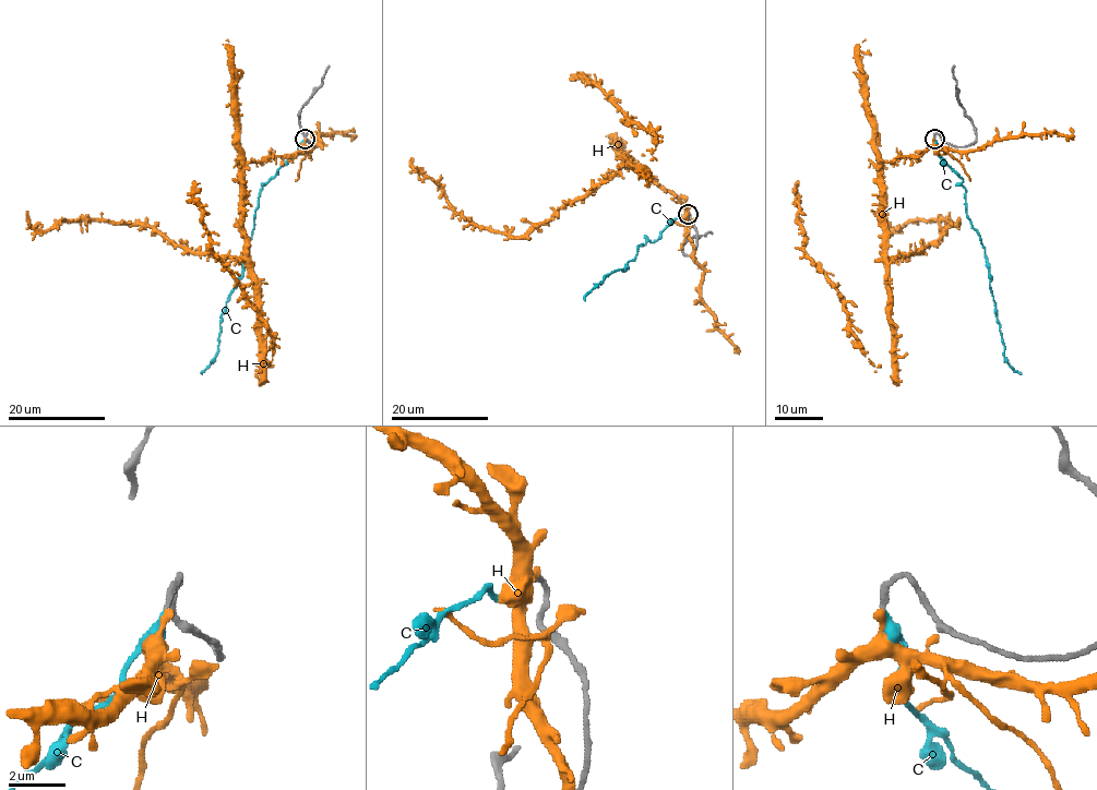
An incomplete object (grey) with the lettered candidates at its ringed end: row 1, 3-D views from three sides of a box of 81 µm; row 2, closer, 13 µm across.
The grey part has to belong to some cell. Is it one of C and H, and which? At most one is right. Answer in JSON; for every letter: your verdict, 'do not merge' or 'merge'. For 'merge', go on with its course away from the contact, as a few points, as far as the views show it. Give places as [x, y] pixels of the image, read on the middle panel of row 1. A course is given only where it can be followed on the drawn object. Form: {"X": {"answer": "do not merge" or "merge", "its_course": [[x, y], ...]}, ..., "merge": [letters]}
{"C": {"answer": "merge"}, "H": {"answer": "do not merge"}, "merge": ["C"]}

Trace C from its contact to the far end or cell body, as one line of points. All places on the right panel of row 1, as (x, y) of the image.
C: (933, 139), (937, 152), (963, 179), (961, 184), (965, 189), (966, 216), (984, 246), (1005, 361), (1021, 374)

